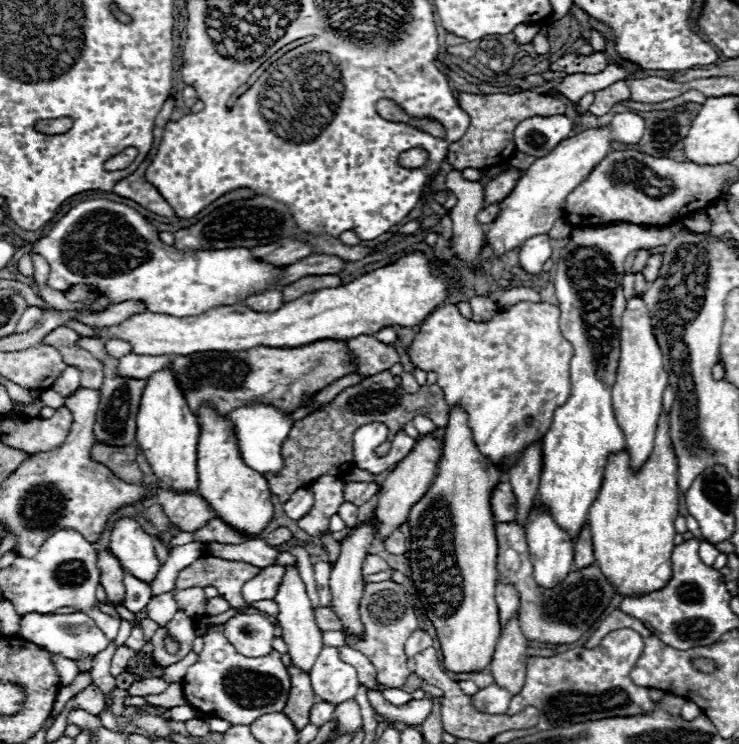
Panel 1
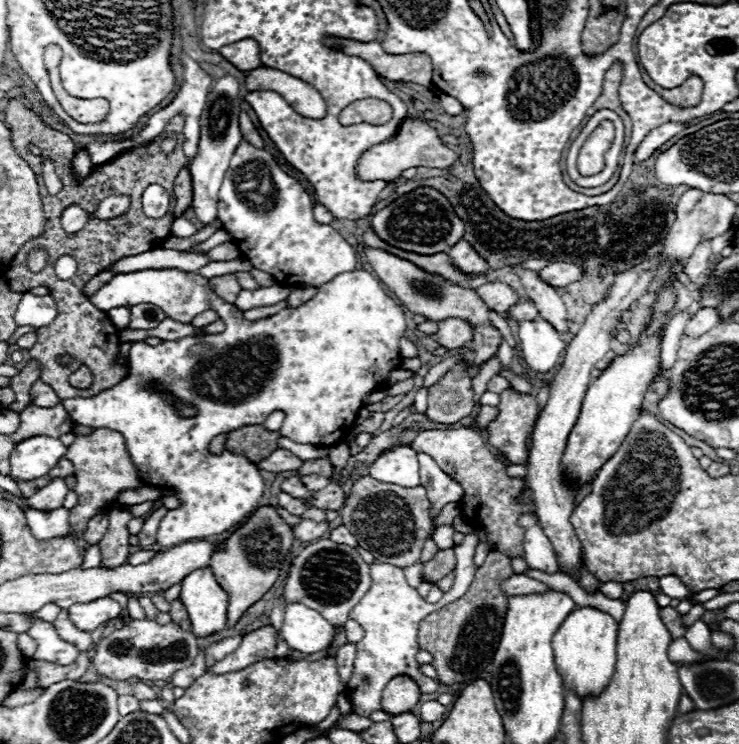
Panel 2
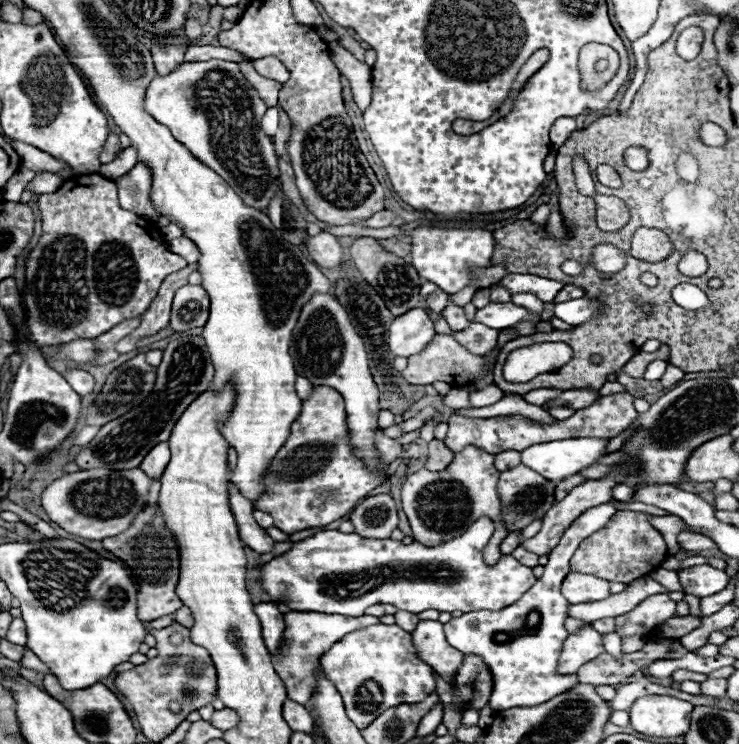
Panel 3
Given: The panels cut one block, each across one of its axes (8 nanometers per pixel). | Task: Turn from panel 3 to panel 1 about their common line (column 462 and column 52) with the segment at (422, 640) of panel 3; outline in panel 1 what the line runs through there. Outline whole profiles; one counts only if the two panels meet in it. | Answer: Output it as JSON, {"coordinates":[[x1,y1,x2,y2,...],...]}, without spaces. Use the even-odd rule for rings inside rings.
{"coordinates":[[52,654,52,662,54,662,56,670,58,670,60,684,62,684,62,686,68,686,68,684,72,684,72,680,76,678,76,674,80,672,80,670,78,670,78,664,76,664,74,660,68,660,68,658,56,656,56,654]]}

